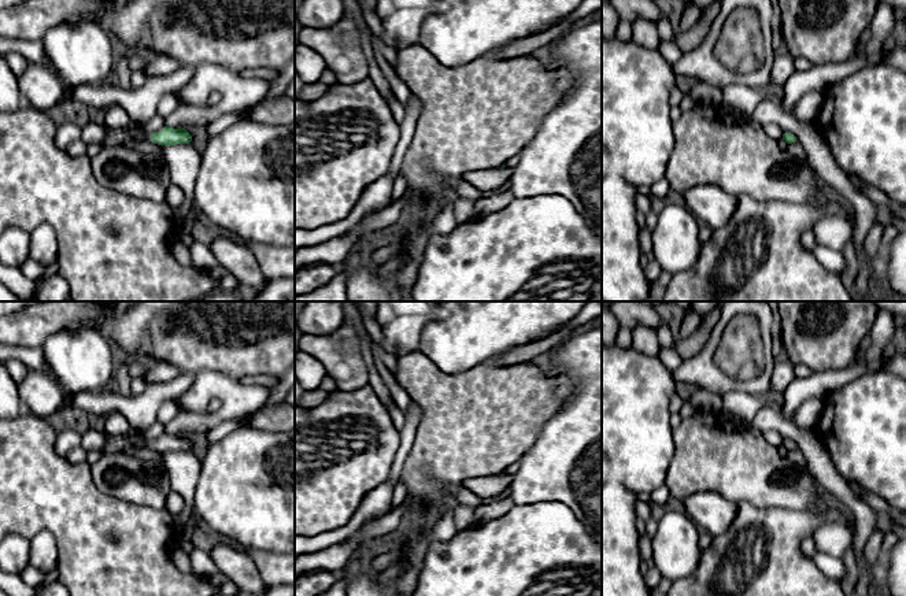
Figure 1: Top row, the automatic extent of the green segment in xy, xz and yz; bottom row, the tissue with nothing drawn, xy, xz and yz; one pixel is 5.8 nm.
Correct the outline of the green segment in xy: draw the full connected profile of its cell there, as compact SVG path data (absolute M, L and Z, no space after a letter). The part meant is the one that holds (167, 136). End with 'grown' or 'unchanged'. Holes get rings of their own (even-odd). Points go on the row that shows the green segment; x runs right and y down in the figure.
M134 125L126 127L111 129L106 127L106 137L101 141L103 147L118 147L126 141L152 141L158 145L189 144L192 136L185 129L173 129L164 126L155 134L148 134Z; grown

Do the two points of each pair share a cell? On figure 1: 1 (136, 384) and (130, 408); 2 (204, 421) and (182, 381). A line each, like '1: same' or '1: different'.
1: different
2: different

